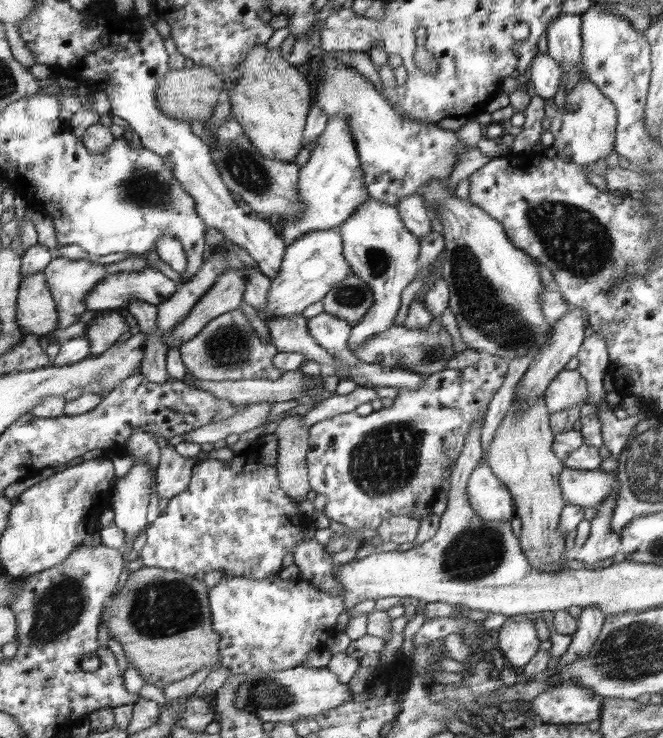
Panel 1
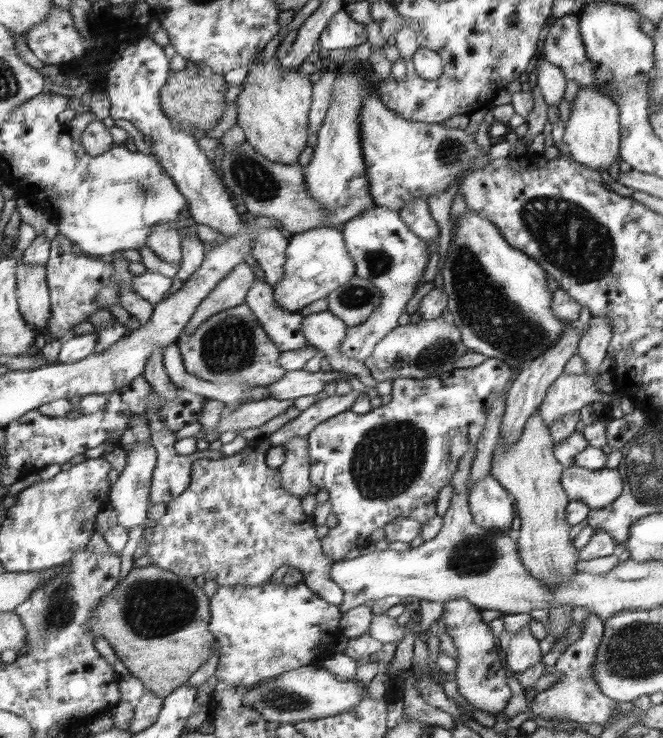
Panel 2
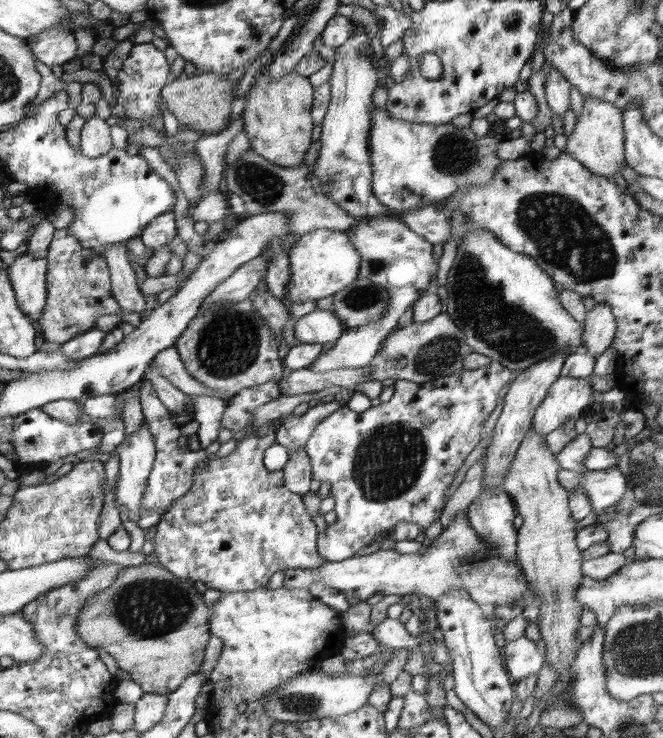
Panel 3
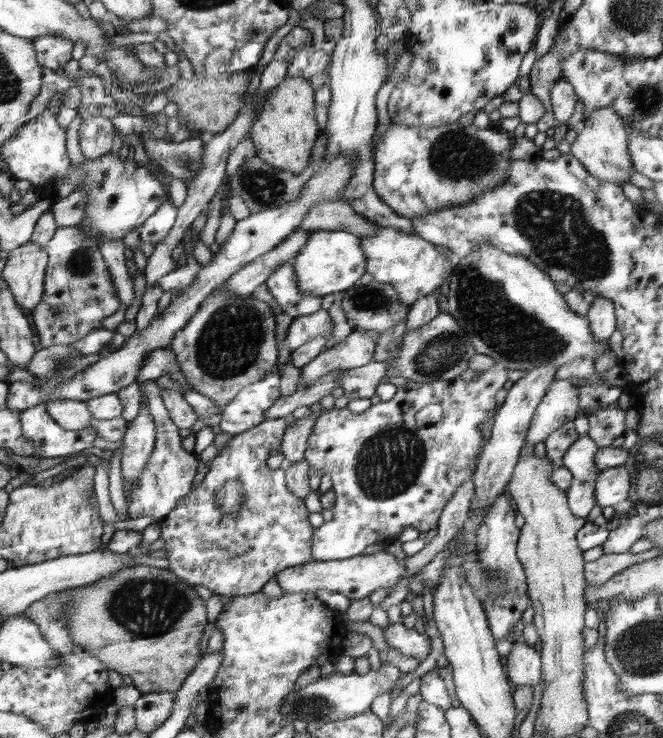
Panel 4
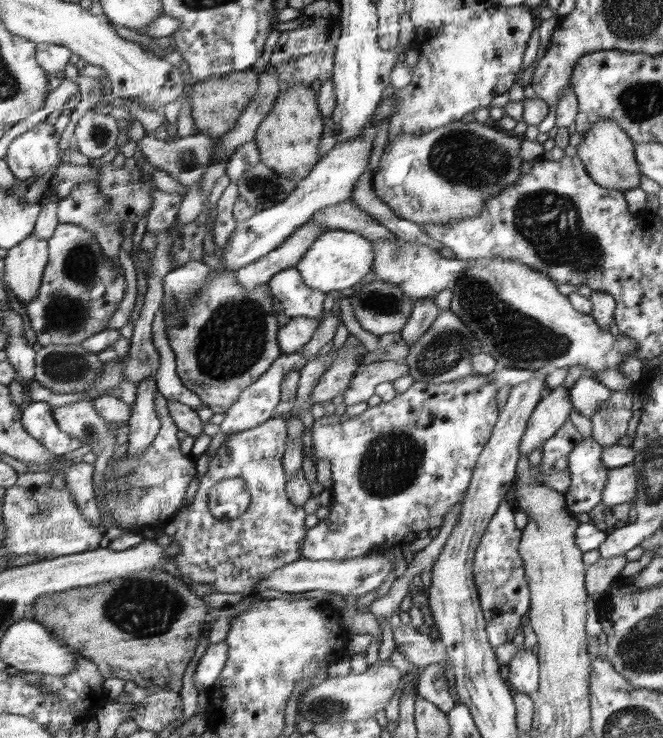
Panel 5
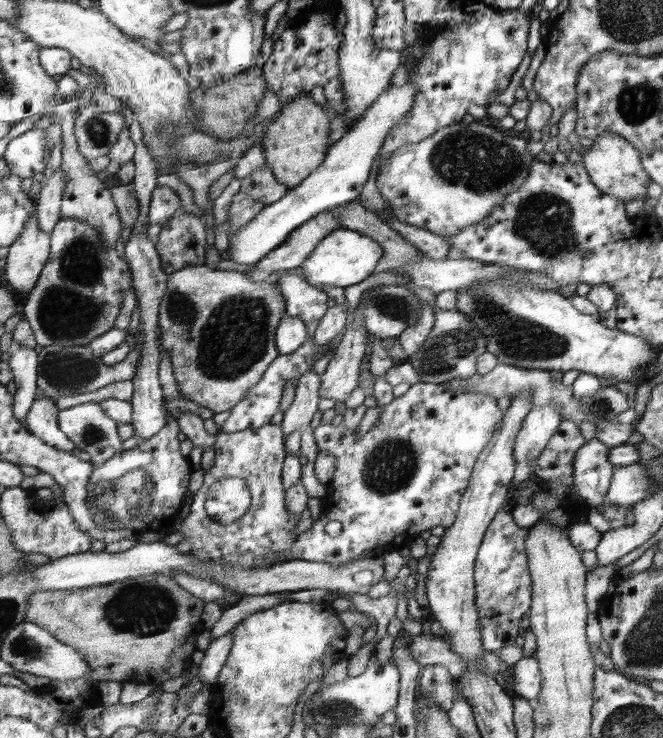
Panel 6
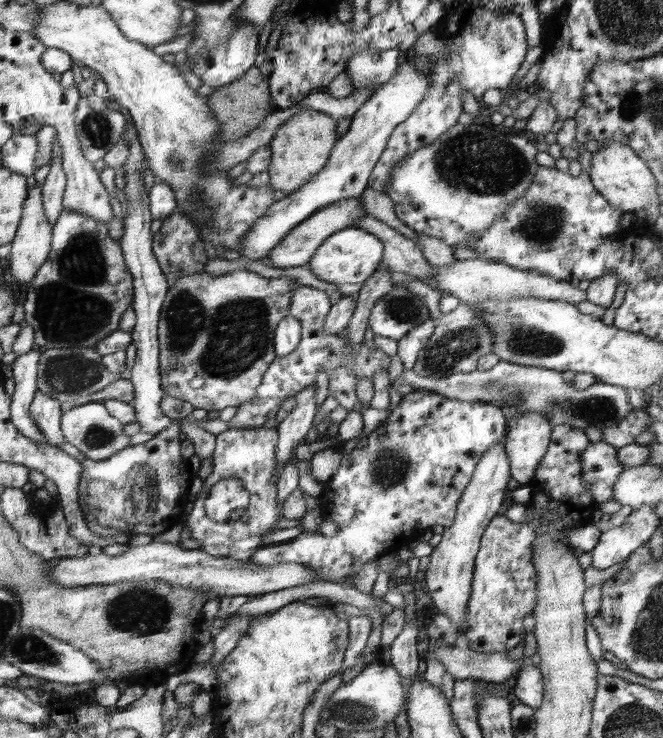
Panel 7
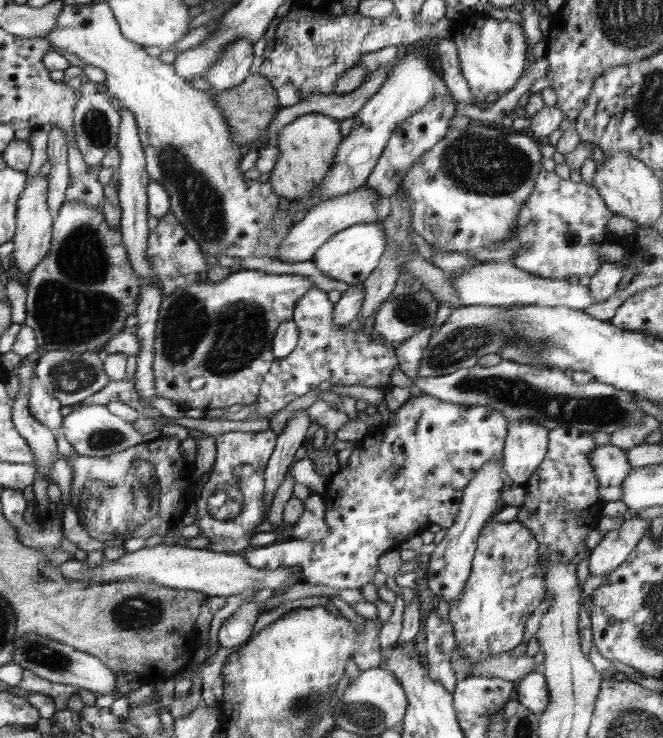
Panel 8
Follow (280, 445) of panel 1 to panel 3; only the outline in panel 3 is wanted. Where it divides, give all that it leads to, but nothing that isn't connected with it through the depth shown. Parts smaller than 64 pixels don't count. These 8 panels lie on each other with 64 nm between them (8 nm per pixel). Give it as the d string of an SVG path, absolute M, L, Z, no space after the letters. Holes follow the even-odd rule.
M298 447L294 453L289 453L289 459L281 471L284 472L286 487L291 489L292 493L305 496L311 492L313 476L310 457L305 449Z

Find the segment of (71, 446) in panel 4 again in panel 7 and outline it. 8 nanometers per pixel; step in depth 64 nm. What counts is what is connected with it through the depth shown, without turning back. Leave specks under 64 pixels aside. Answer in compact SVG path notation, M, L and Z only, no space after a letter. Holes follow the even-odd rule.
M36 390L34 400L30 404L30 416L36 426L44 432L48 444L59 446L65 442L62 429L63 413L60 401L44 394L42 390Z

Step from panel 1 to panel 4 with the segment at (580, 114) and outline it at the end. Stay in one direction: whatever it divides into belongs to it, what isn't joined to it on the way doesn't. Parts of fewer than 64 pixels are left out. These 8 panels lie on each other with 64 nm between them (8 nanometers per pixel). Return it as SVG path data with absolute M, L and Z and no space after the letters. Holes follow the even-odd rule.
M600 107L582 120L569 154L578 158L591 174L601 181L616 184L622 184L623 181L630 182L634 170L630 158L630 130L622 117L610 107Z

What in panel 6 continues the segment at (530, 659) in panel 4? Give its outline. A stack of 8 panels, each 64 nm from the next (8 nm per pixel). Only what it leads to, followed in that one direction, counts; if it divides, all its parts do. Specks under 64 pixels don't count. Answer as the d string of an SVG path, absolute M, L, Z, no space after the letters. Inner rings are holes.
M534 656L520 658L511 666L507 679L513 688L512 692L516 693L517 697L532 701L532 699L536 699L540 695L542 676L538 661L534 659Z

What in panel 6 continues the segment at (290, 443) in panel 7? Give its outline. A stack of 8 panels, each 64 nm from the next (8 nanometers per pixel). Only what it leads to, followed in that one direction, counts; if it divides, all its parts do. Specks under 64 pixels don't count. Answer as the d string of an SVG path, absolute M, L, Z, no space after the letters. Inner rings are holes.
M310 367L296 382L294 401L283 414L284 442L292 432L302 431L310 424L321 399L318 394L320 383L321 377L316 373L315 367Z

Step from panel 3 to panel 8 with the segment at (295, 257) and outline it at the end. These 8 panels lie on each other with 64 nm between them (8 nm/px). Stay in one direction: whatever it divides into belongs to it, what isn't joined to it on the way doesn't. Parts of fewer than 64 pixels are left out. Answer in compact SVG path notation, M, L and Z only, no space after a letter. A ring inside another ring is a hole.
M374 223L356 224L346 230L336 233L327 243L324 243L311 260L316 264L316 268L332 278L341 280L348 285L363 283L375 268L382 262L383 255L386 254L387 244L384 231Z

